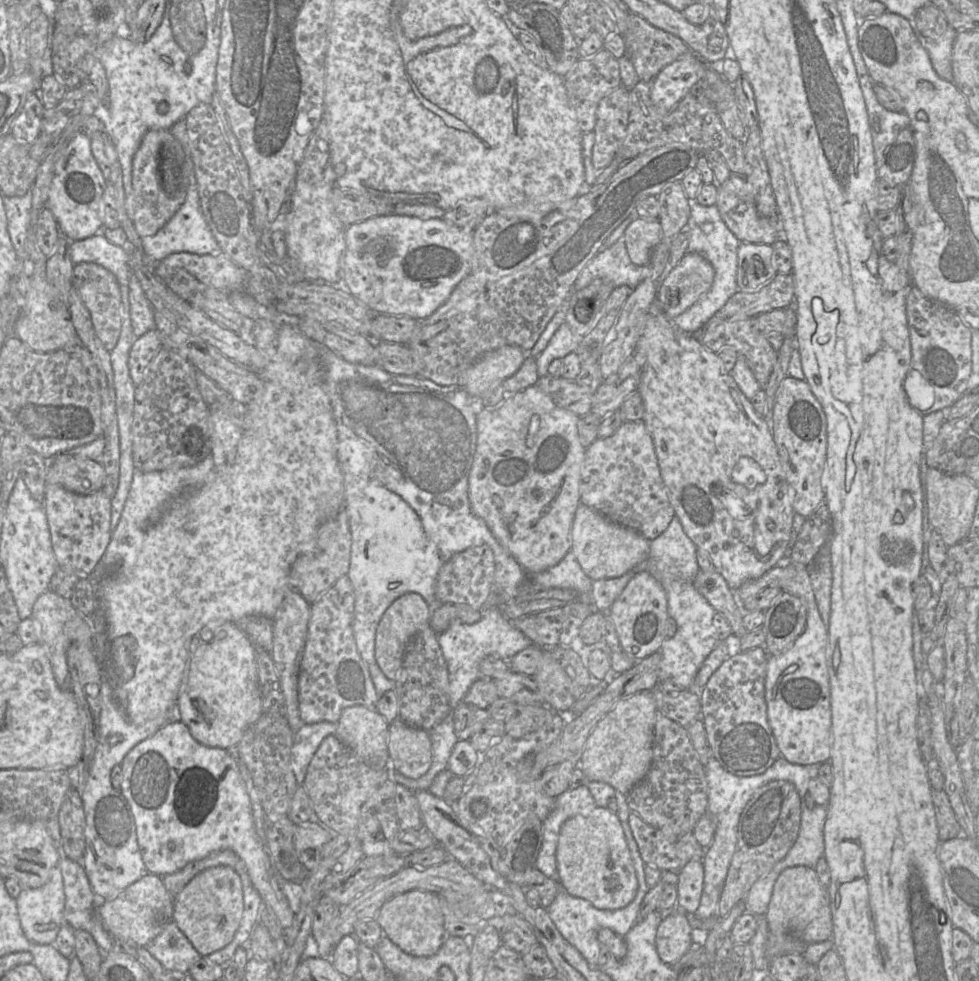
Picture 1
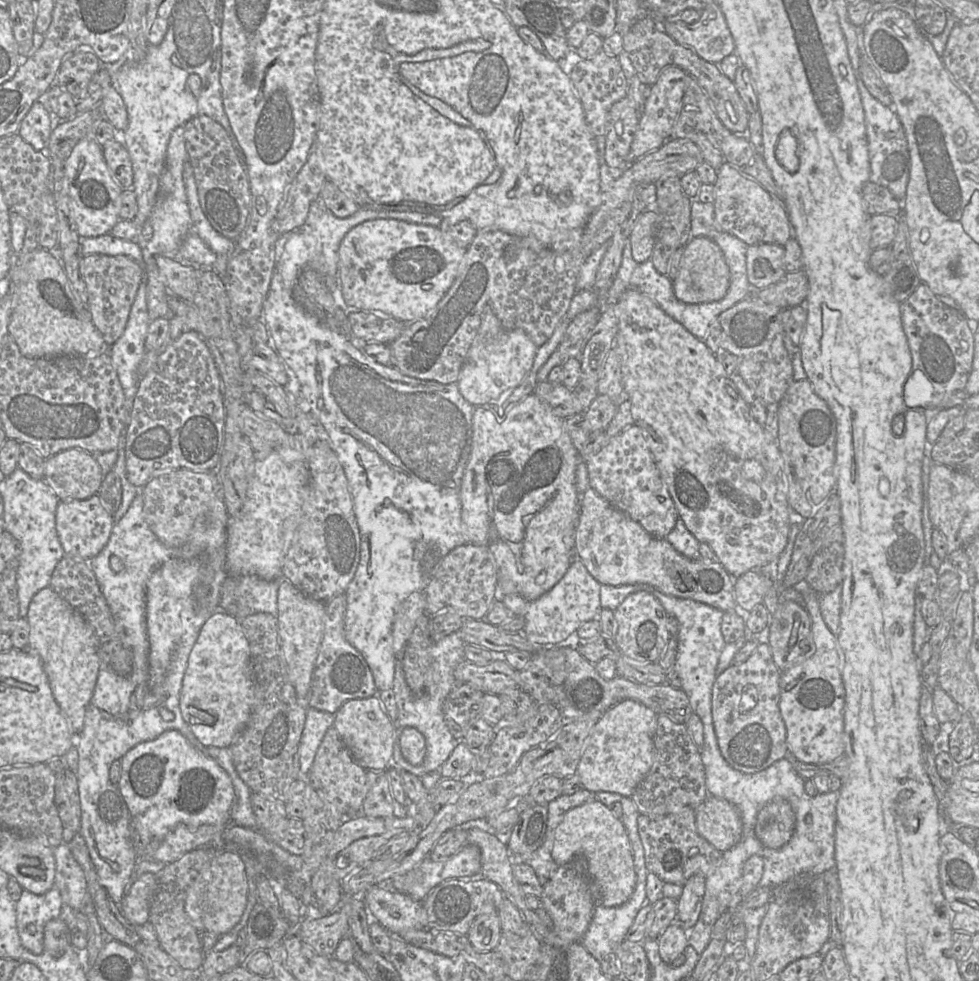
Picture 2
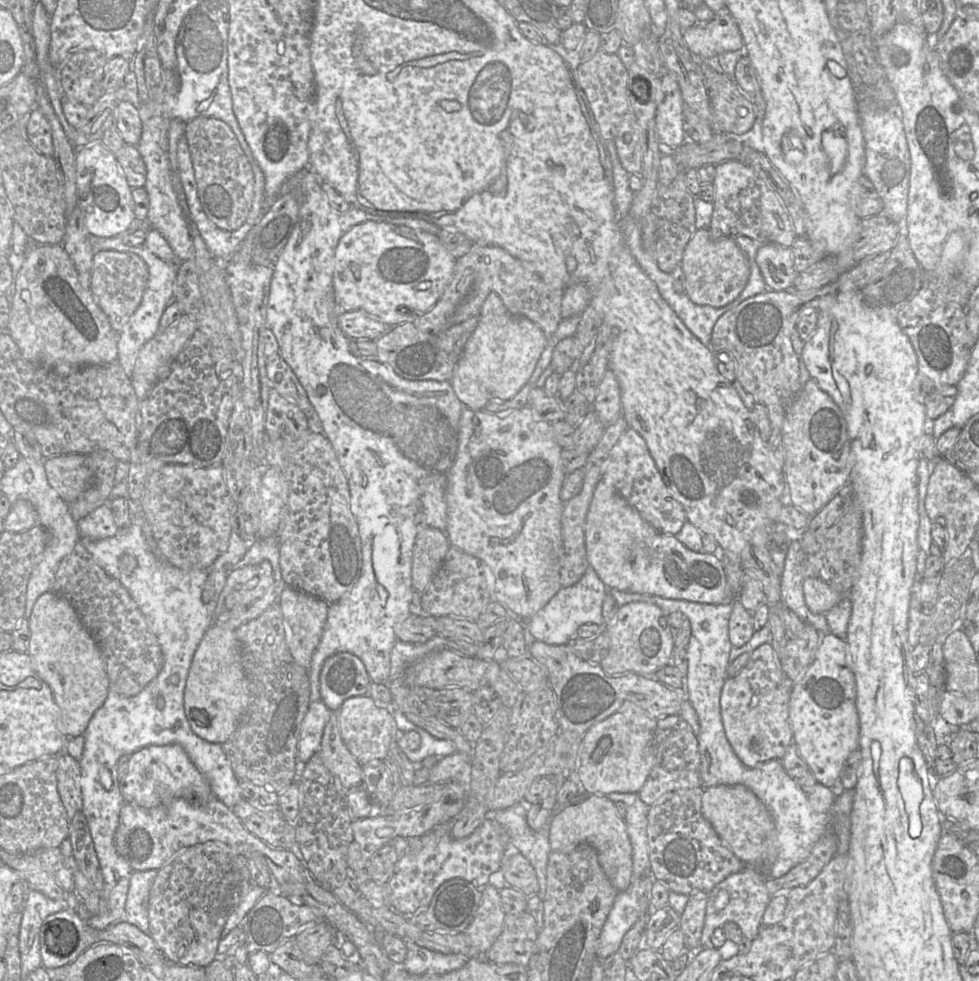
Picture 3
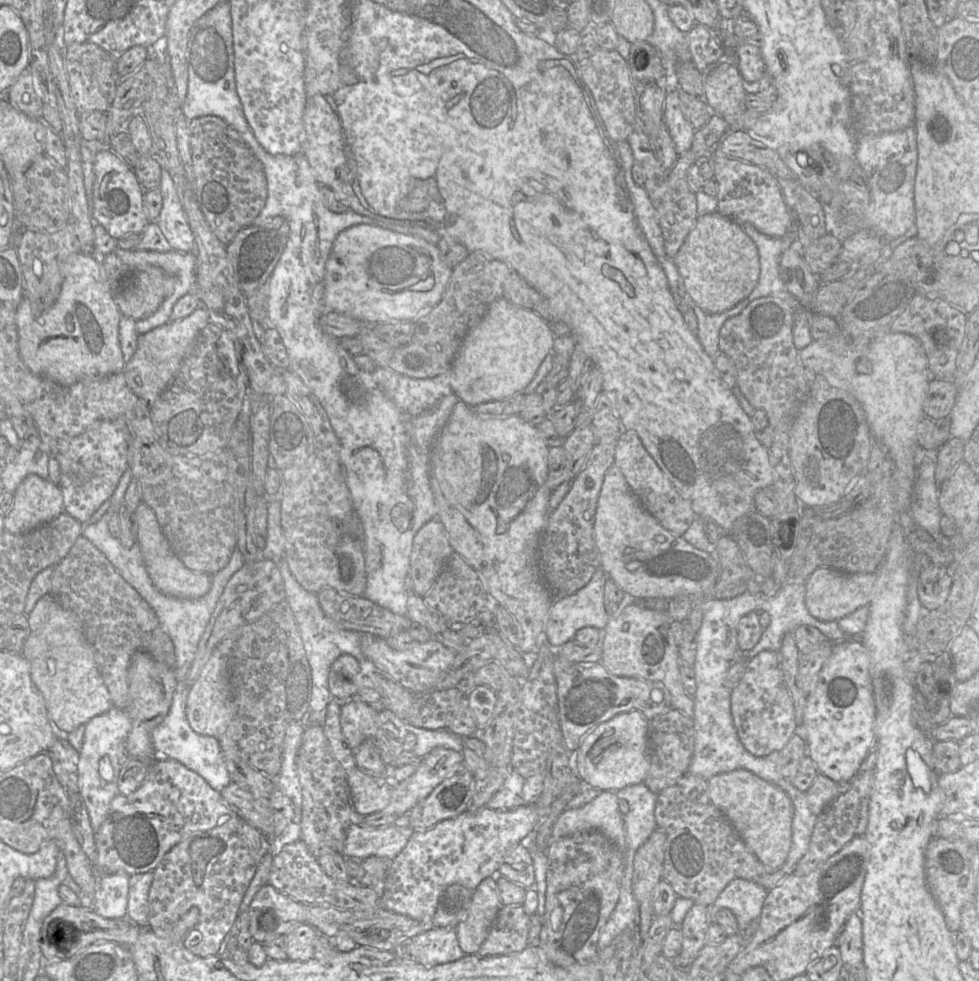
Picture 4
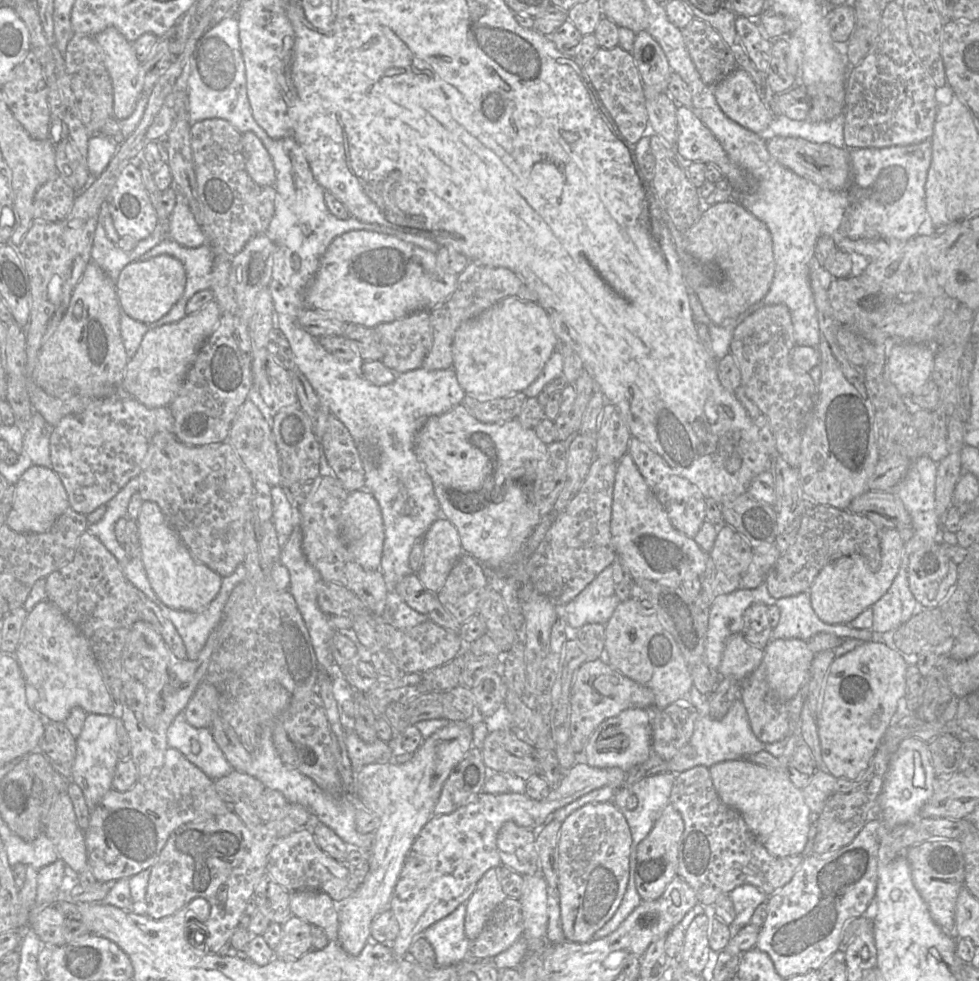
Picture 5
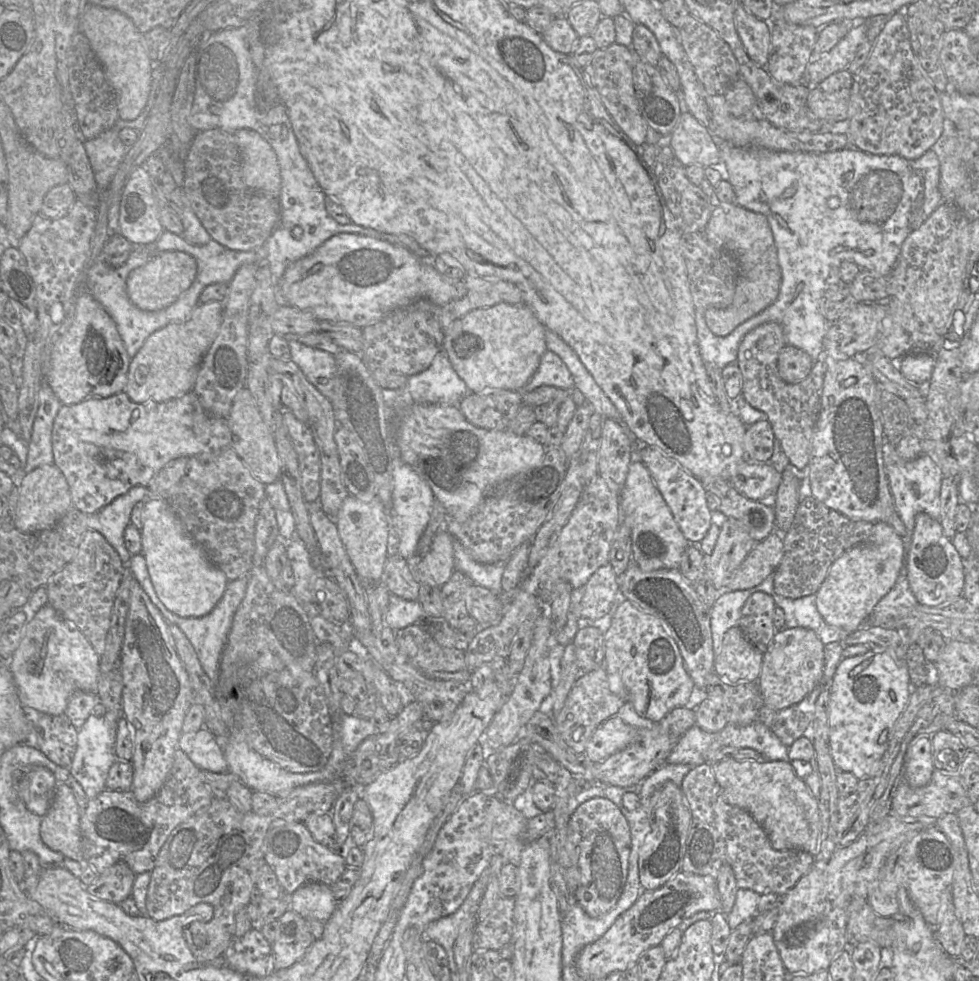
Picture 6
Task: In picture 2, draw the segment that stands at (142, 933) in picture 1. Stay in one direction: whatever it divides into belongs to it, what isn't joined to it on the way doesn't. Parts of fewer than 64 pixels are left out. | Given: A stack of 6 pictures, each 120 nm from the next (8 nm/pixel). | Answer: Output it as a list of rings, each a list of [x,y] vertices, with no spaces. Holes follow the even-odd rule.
[[[145,873],[131,886],[119,903],[125,919],[132,925],[142,925],[149,921],[150,906],[157,888],[157,875]]]

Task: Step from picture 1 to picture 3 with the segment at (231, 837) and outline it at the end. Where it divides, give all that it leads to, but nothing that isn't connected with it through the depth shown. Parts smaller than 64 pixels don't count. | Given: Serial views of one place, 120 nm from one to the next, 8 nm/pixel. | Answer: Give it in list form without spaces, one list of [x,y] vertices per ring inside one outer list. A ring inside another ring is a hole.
[[[179,744],[148,746],[134,752],[129,757],[127,773],[119,783],[125,802],[143,808],[154,808],[176,799],[201,804],[215,797],[206,778]]]

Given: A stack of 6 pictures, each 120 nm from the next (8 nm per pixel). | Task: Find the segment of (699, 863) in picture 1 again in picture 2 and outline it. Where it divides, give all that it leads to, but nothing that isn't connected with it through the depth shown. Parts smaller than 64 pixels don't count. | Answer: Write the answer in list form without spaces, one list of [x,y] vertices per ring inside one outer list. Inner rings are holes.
[[[695,874],[682,886],[682,894],[677,900],[675,922],[679,922],[686,929],[694,927],[699,918],[705,893],[705,879],[704,875]]]

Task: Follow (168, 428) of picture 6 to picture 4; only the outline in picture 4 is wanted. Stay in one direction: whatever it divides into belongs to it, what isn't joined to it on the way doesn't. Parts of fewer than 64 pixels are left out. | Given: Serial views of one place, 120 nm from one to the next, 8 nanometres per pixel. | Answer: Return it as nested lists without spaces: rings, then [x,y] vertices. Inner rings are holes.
[[[104,420],[84,433],[57,442],[54,457],[60,465],[59,486],[63,494],[64,511],[83,525],[107,500],[118,486],[120,478],[129,467],[129,433],[124,421]]]

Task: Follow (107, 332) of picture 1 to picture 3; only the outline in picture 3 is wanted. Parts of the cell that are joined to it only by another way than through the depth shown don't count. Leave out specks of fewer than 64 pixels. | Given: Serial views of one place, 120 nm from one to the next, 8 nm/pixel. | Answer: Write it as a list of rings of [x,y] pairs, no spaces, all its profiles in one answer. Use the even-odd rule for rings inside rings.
[[[112,250],[95,251],[90,272],[89,289],[100,308],[108,316],[114,331],[120,332],[141,303],[148,280],[148,268],[137,255]]]

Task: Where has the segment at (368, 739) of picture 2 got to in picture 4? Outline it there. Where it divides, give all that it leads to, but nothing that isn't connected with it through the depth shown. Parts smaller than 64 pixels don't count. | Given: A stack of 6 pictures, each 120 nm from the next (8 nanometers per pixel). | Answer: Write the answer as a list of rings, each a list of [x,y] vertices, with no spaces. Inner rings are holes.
[[[361,700],[343,705],[341,727],[352,750],[356,750],[365,740],[376,738],[381,731],[379,712]]]

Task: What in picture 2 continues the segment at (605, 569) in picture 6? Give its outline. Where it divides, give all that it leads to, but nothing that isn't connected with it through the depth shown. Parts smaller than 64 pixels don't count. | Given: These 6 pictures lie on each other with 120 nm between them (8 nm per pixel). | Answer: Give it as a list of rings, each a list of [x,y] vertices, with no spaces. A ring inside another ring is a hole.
[[[574,556],[561,580],[538,599],[528,601],[519,594],[511,593],[502,596],[502,602],[515,615],[521,615],[525,619],[525,626],[522,631],[516,632],[523,632],[524,636],[531,641],[532,644],[542,647],[557,646],[567,639],[571,633],[577,631],[580,625],[587,621],[599,618],[599,614],[602,610],[600,604],[600,586],[601,584],[592,577],[581,560]]]

